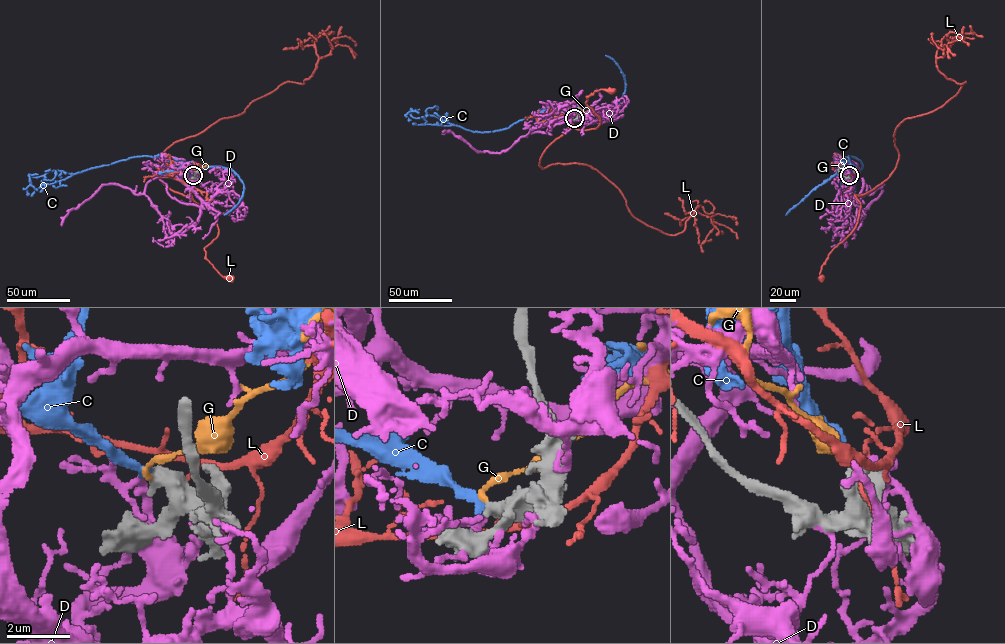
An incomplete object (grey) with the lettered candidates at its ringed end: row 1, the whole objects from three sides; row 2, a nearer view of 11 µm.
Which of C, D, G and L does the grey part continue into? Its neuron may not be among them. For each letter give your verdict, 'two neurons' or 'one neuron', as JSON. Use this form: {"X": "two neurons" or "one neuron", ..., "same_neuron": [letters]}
{"C": "one neuron", "D": "two neurons", "G": "two neurons", "L": "two neurons", "same_neuron": ["C"]}

